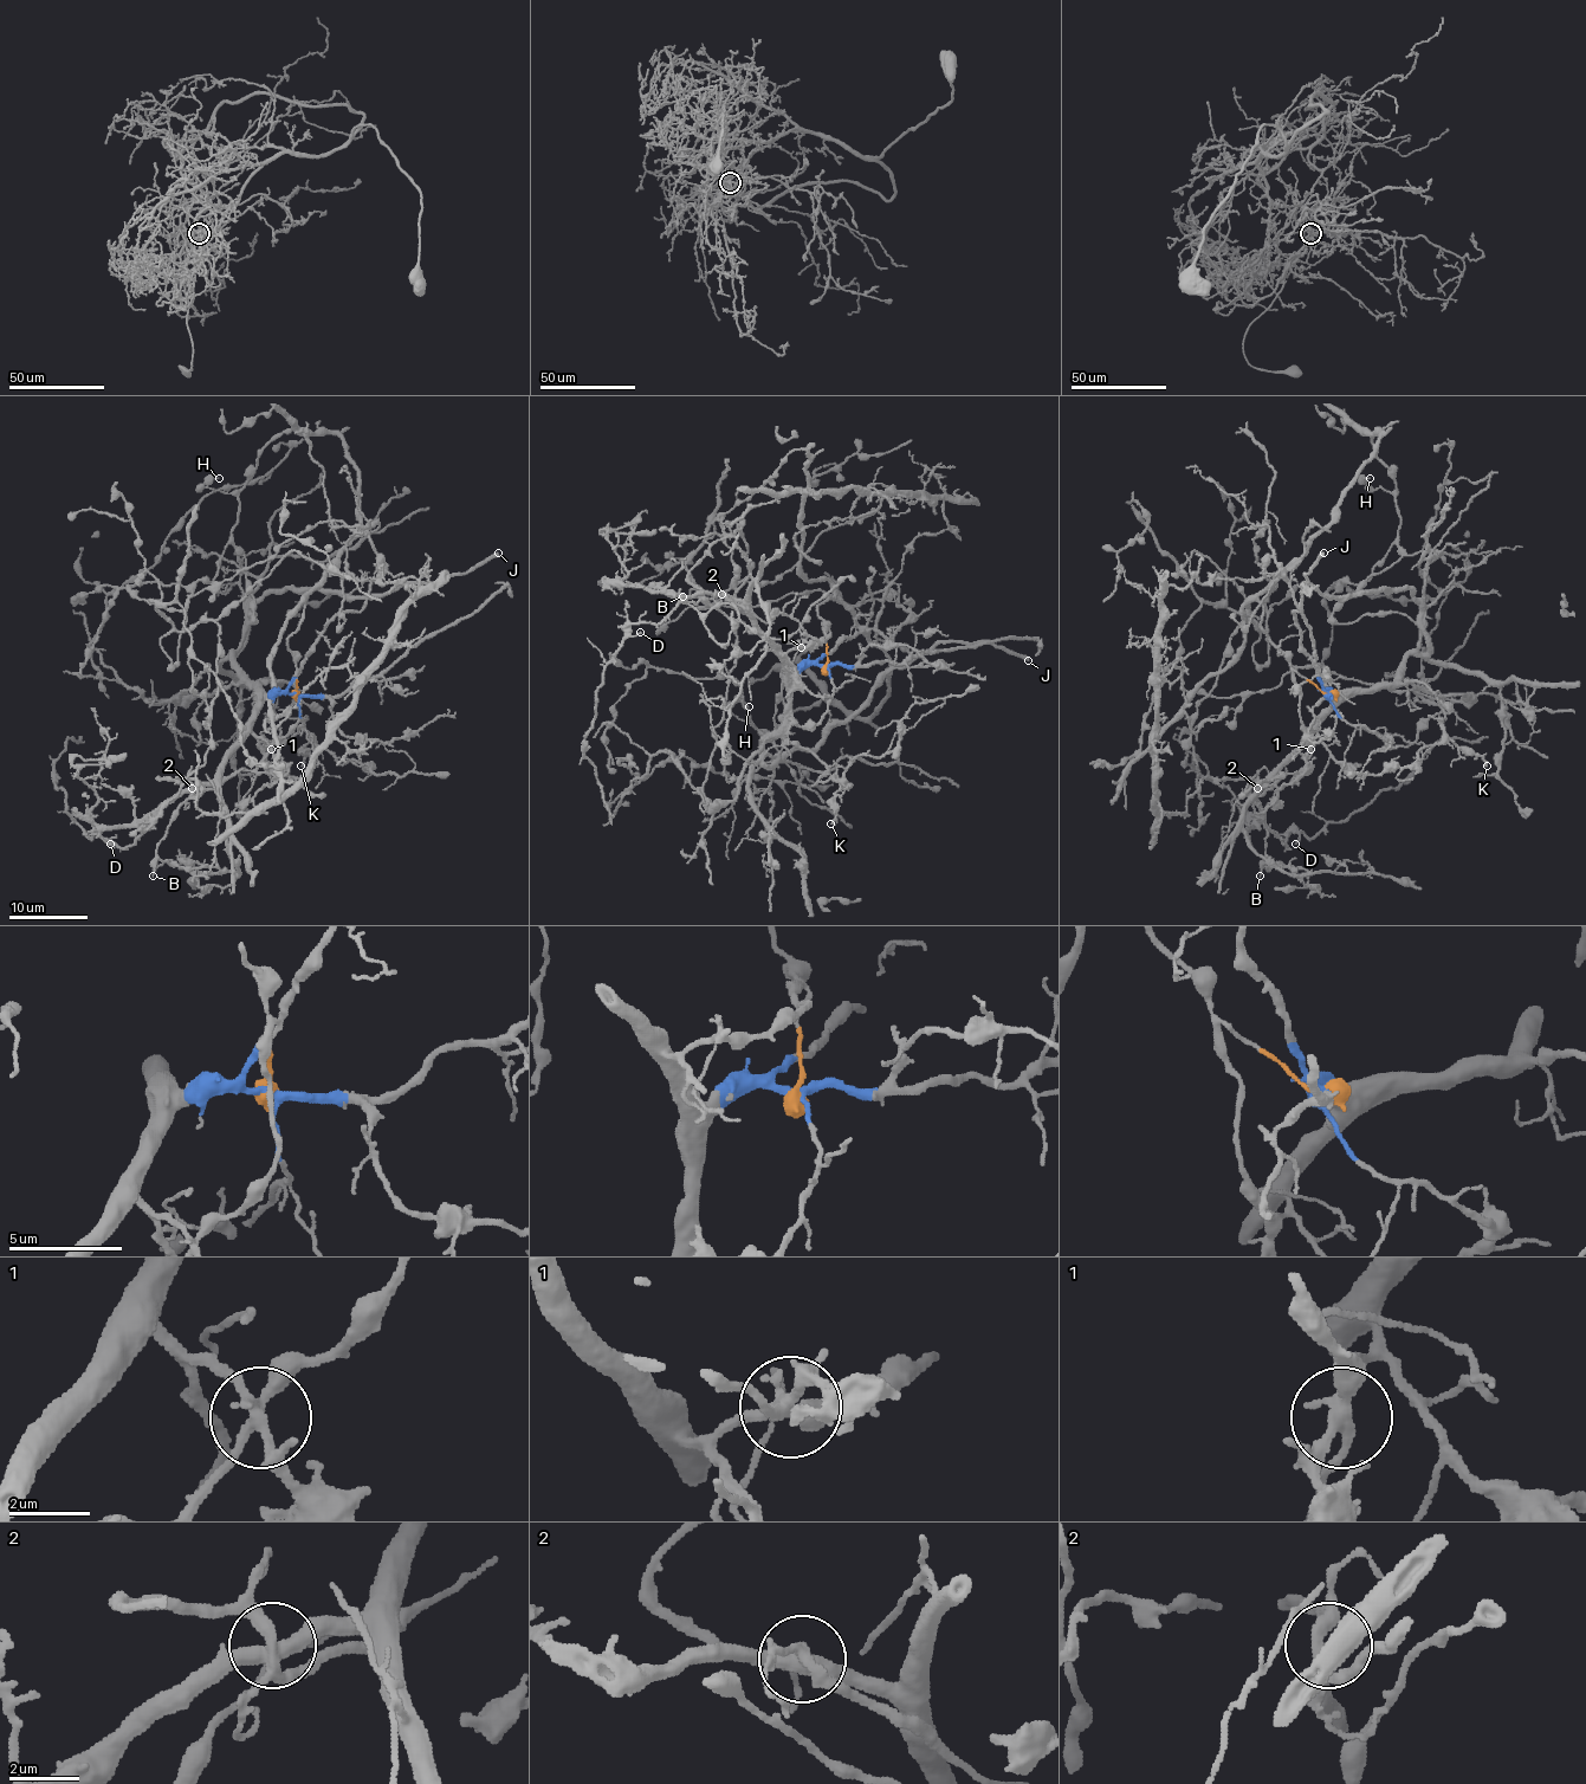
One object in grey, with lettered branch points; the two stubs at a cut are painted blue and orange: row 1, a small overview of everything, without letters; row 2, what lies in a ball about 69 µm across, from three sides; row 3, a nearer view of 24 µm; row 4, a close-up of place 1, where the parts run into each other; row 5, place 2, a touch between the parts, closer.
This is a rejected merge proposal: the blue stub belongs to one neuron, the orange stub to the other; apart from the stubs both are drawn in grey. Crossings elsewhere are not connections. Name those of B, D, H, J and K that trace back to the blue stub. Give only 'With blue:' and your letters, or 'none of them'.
With blue: D, J, K

